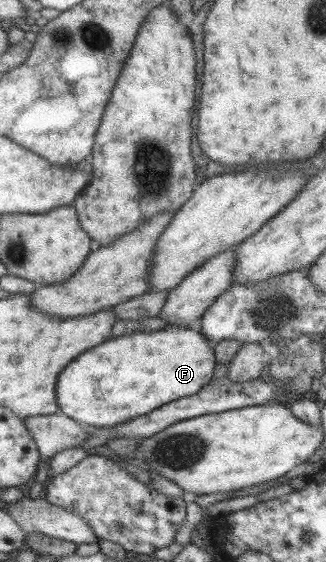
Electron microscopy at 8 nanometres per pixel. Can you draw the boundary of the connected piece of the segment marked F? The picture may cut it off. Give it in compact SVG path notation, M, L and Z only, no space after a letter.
M168 326L159 331L143 331L111 338L81 354L62 371L57 384L60 412L89 427L112 428L139 415L147 415L153 409L159 409L182 397L195 395L211 382L216 365L211 345L197 326Z

